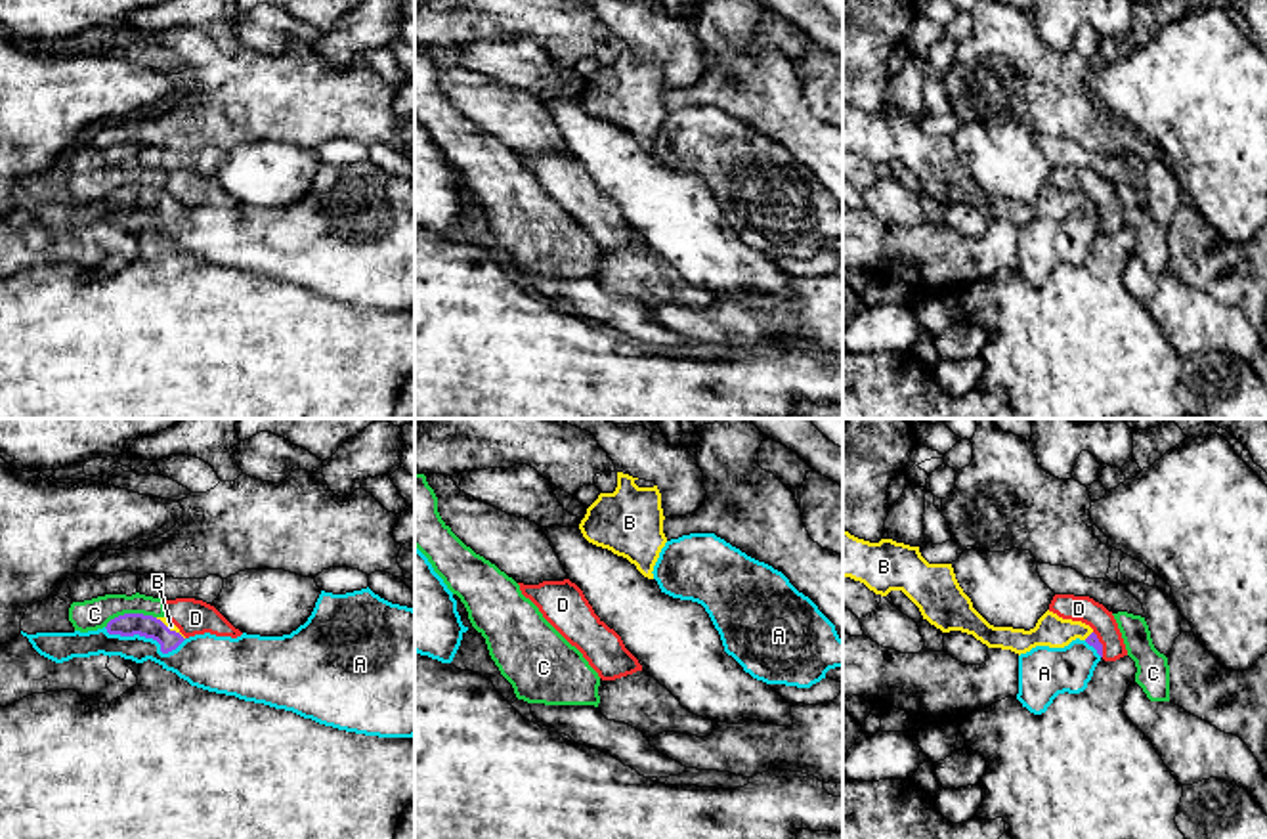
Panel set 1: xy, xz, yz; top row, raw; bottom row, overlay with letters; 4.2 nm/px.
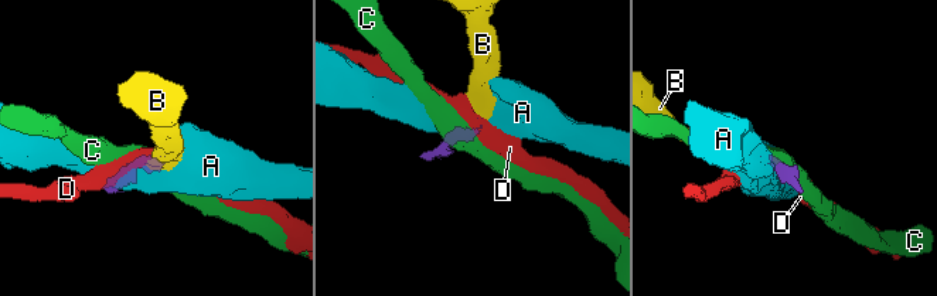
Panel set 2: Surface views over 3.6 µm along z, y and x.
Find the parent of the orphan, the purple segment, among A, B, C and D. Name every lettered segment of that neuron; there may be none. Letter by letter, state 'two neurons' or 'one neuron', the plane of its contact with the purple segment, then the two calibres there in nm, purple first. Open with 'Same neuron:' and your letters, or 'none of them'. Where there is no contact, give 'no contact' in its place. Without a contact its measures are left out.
Same neuron: B
A: two neurons; meets purple in xy; 100 nm thick on the purple side, 220 nm on the other
B: one neuron; meets purple in xy; 100 nm thick on the purple side, 40 nm on the other
C: two neurons; meets purple in xy; 100 nm thick on the purple side, 130 nm on the other
D: two neurons; meets purple in yz; 50 nm thick on the purple side, 110 nm on the other

